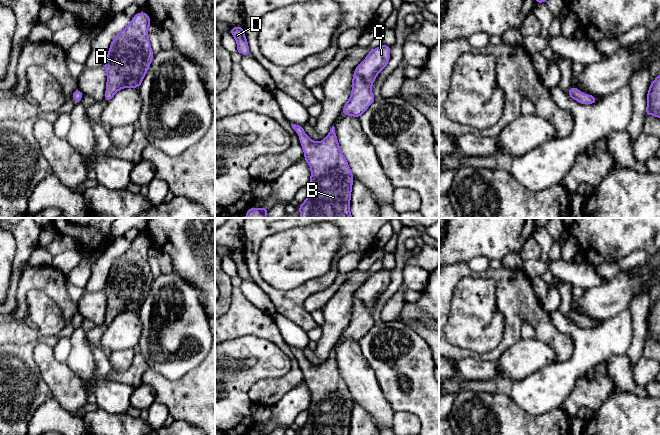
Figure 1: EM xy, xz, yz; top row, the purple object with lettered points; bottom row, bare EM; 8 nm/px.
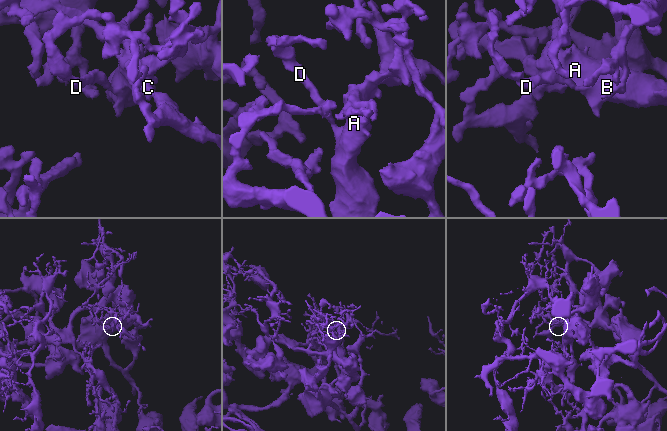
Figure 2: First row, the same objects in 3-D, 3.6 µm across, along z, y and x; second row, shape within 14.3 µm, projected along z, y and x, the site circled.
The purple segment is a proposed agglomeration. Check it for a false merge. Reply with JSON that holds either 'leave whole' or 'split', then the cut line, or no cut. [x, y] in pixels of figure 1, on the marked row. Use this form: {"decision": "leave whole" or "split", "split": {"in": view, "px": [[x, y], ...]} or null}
{"decision": "leave whole", "split": null}

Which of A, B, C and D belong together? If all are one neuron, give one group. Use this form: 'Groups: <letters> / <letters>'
Groups: A B C D

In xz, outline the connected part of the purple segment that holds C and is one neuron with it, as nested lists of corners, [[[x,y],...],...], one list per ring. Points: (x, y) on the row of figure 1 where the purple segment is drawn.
[[[381,45],[370,50],[367,57],[355,68],[352,79],[352,92],[344,105],[342,115],[354,116],[359,119],[361,114],[375,101],[371,91],[374,80],[390,60],[391,47]]]

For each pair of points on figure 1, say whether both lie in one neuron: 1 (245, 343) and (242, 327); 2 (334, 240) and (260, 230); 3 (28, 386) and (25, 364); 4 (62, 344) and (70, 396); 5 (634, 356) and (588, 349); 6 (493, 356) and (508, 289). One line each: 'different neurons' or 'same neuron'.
1: different neurons
2: different neurons
3: same neuron
4: different neurons
5: different neurons
6: same neuron

